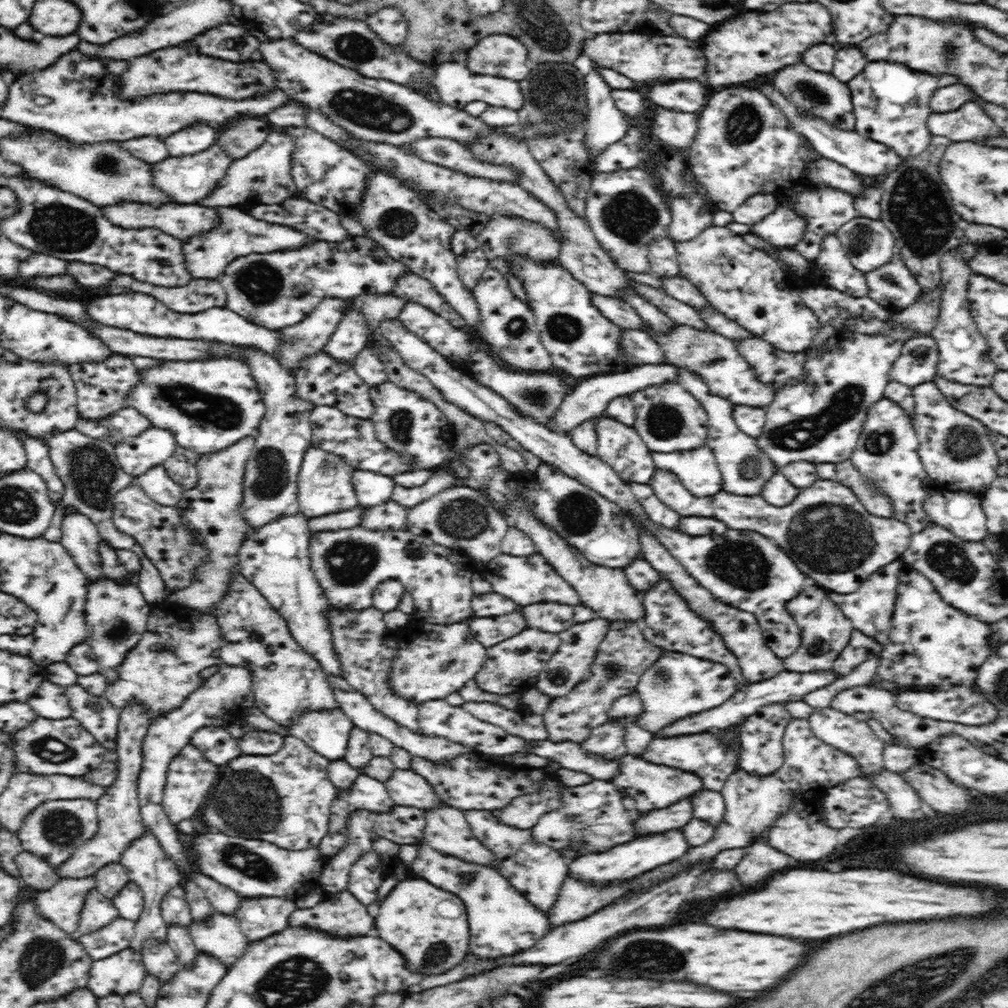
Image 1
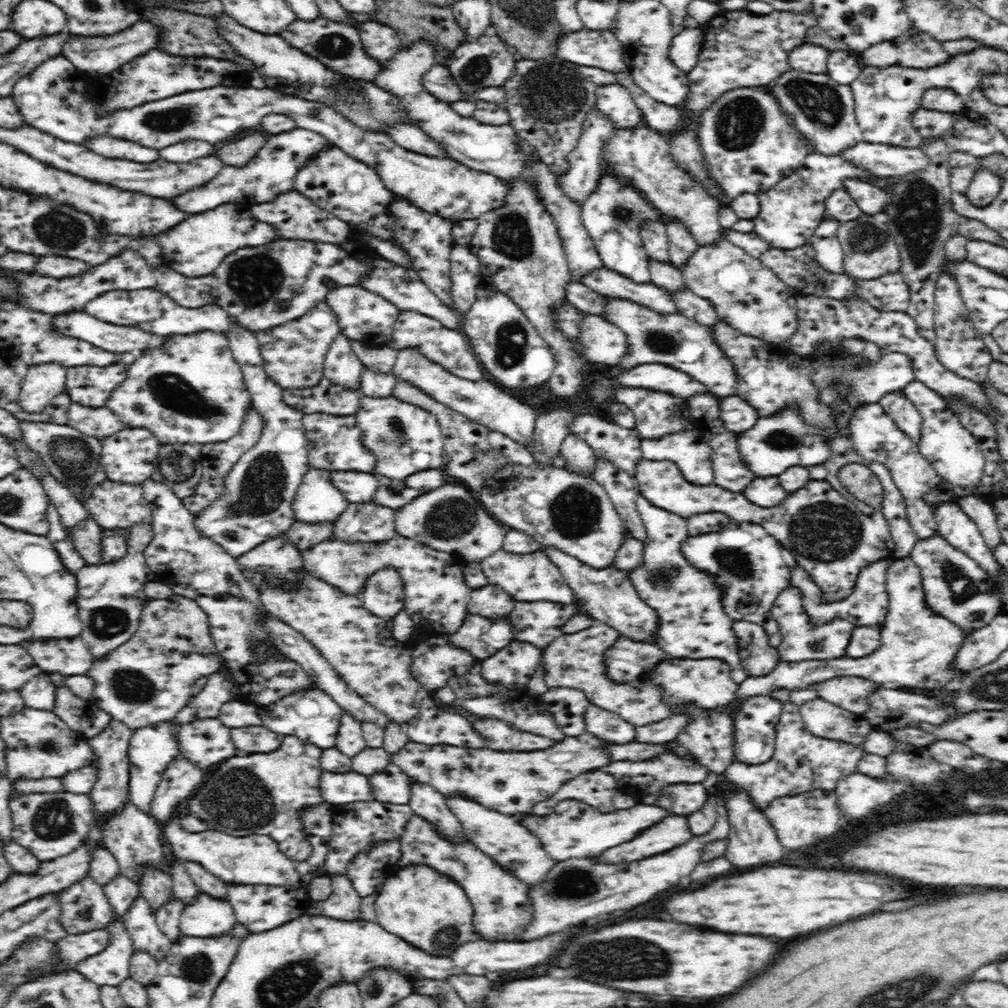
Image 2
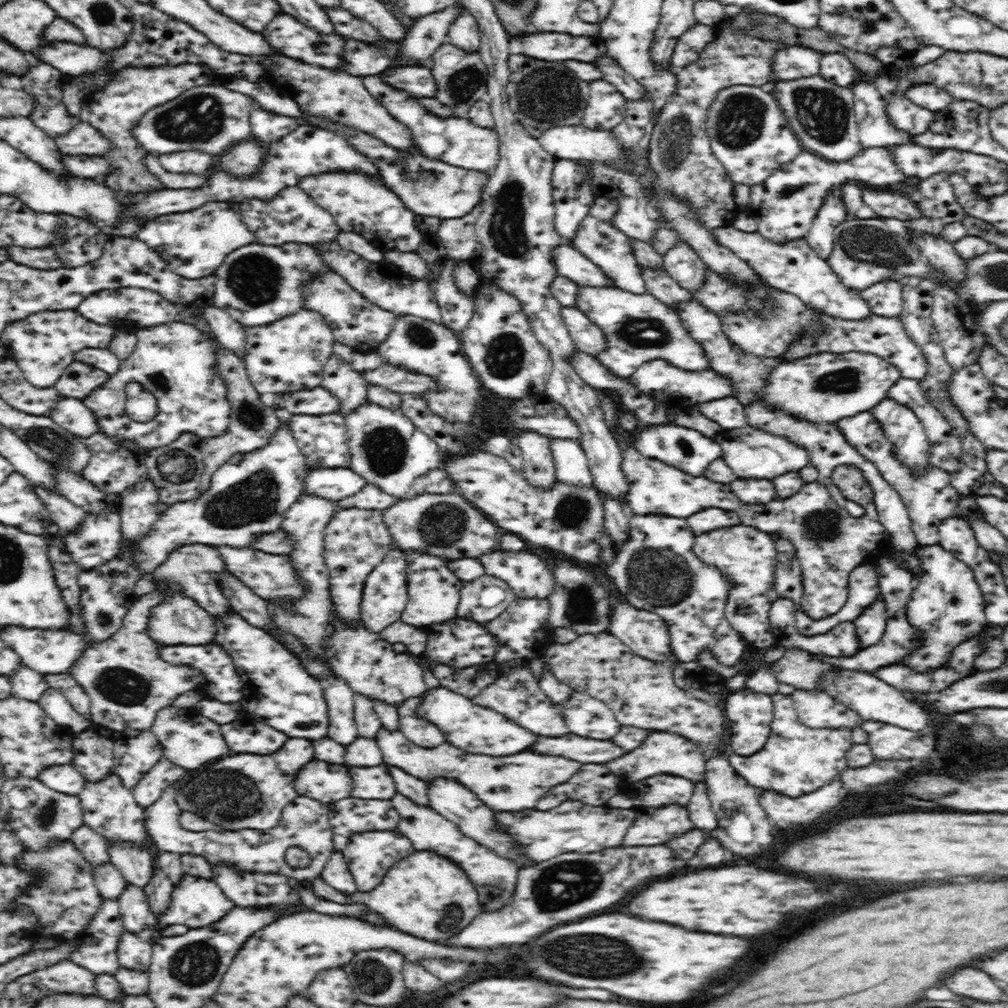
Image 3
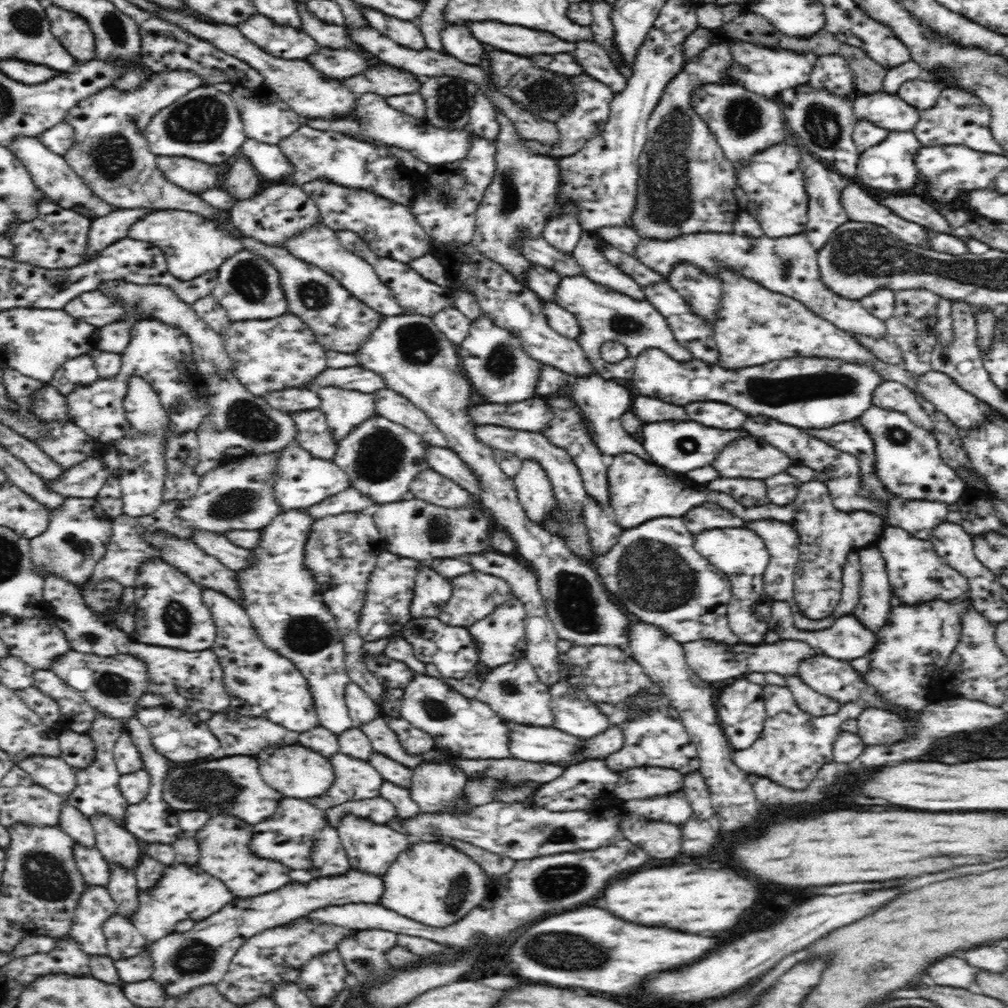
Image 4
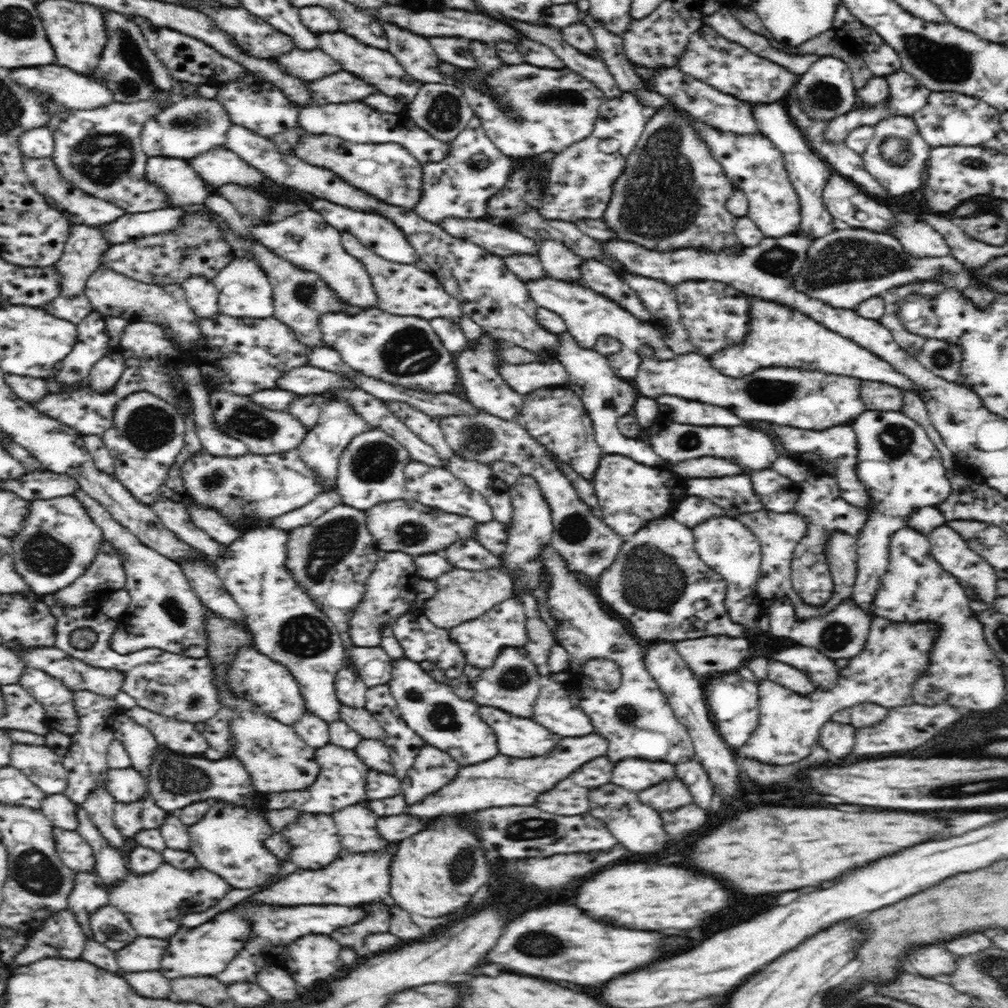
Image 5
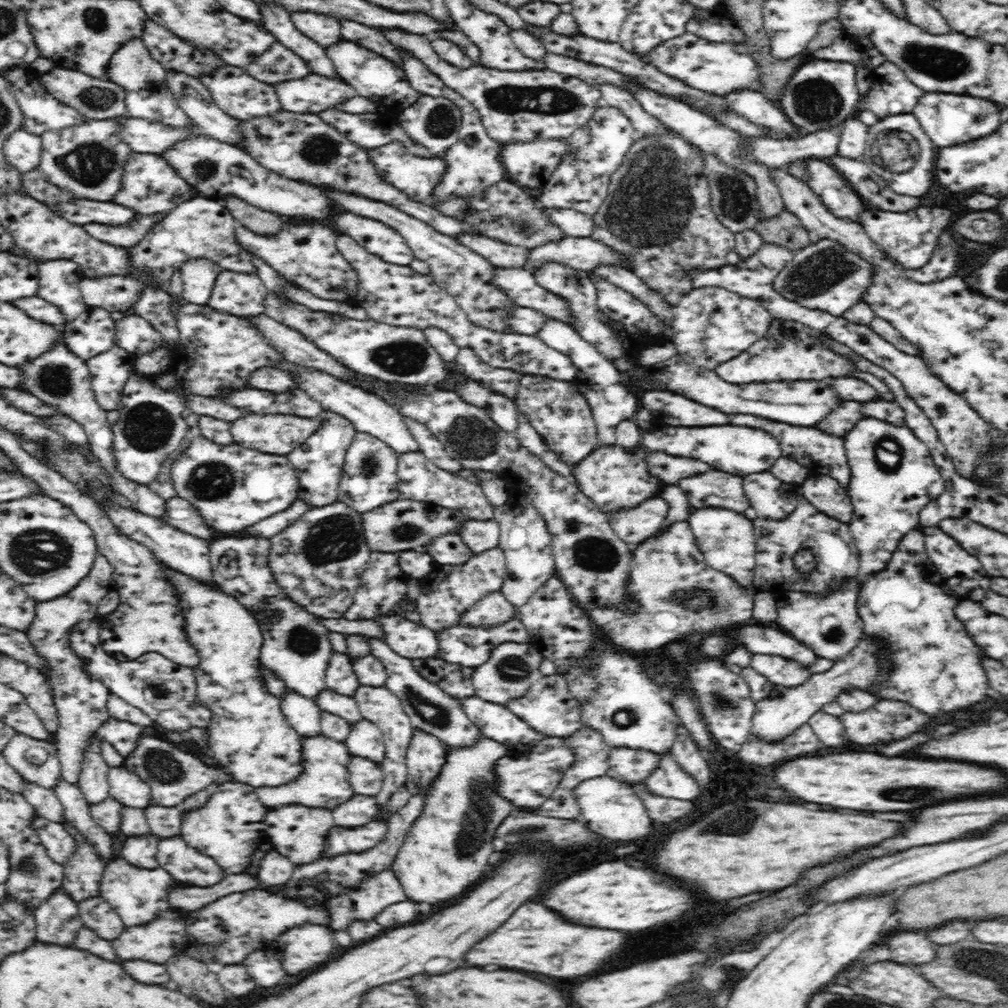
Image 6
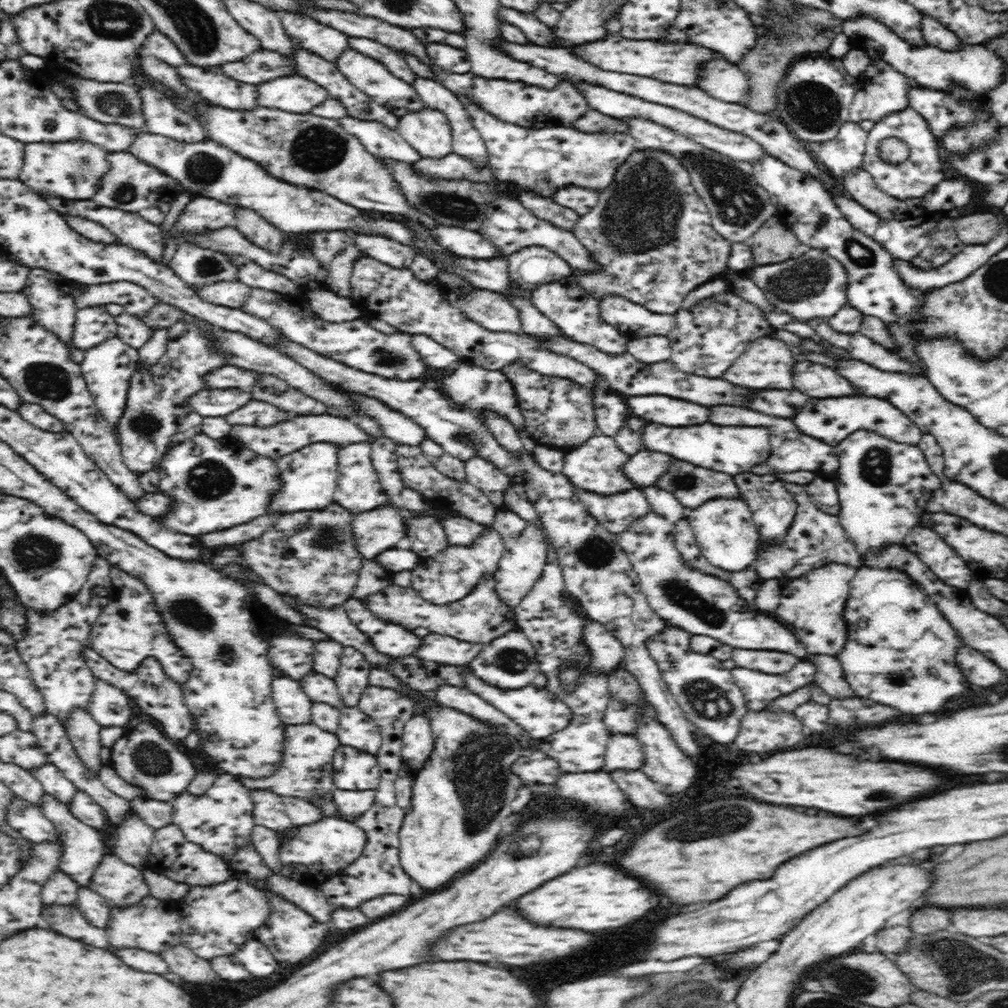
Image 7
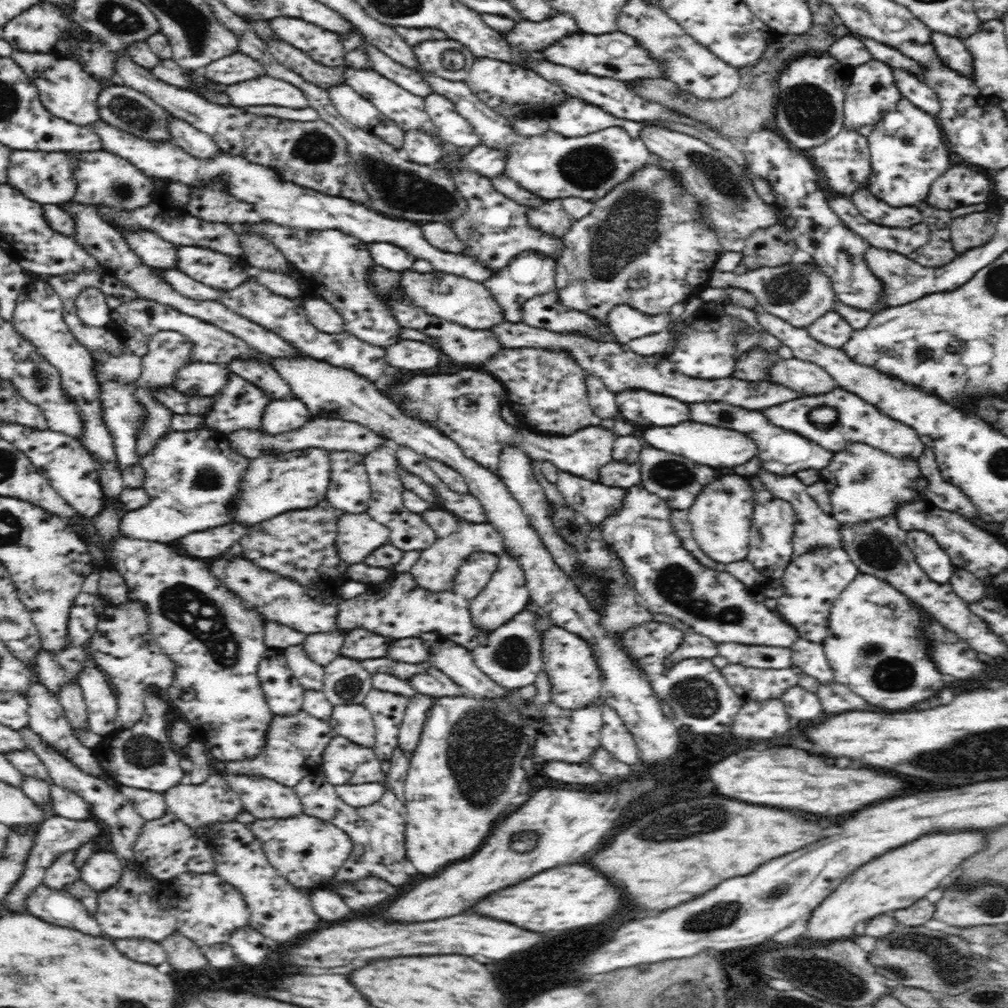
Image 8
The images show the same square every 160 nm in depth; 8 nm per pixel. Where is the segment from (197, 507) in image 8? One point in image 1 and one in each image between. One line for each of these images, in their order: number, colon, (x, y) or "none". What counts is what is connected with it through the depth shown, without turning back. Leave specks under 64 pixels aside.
1: (371, 488)
2: (358, 487)
3: (336, 484)
4: (302, 480)
5: (269, 486)
6: (235, 487)
7: (242, 482)

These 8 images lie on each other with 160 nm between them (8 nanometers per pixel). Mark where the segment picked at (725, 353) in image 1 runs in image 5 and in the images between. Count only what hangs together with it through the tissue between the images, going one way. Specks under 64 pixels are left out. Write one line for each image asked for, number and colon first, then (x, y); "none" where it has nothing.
2: (673, 339)
3: (638, 327)
4: (604, 315)
5: (587, 314)

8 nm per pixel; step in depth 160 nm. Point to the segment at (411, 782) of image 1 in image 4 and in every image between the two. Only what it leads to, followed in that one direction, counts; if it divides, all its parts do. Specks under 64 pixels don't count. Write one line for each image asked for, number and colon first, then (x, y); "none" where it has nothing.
2: (391, 785)
3: (374, 782)
4: (355, 779)

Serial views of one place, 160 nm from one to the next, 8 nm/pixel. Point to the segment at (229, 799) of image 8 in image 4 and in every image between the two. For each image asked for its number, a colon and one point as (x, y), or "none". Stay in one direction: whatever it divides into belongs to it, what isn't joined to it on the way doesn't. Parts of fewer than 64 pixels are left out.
4: (224, 841)
5: (229, 840)
6: (227, 828)
7: (220, 820)

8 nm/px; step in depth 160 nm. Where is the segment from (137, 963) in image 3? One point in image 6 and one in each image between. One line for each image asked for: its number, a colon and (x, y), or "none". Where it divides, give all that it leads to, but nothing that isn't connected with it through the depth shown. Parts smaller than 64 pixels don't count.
4: (123, 939)
5: (110, 927)
6: (96, 913)

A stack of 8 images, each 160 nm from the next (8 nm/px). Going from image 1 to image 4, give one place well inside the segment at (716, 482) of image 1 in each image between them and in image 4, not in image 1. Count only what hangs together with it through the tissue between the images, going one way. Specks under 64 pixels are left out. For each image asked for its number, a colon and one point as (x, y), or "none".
2: (692, 456)
3: (685, 448)
4: (681, 446)

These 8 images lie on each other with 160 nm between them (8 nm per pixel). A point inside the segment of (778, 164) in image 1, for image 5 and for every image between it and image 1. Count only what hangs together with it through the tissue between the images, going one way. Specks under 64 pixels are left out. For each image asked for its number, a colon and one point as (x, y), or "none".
2: (749, 145)
3: (748, 133)
4: (743, 122)
5: (727, 113)

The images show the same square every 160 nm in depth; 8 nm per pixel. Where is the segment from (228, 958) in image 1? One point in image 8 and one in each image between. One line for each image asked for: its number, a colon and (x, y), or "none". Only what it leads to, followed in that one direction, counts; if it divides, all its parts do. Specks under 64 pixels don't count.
2: (206, 916)
3: (195, 903)
4: (182, 892)
5: (154, 903)
6: (138, 895)
7: (122, 885)
8: (99, 870)

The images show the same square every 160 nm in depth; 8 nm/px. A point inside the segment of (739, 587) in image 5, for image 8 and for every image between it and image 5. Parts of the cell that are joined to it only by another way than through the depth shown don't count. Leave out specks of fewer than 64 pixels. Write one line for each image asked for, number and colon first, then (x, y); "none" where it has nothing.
6: (726, 538)
7: (724, 528)
8: (721, 520)

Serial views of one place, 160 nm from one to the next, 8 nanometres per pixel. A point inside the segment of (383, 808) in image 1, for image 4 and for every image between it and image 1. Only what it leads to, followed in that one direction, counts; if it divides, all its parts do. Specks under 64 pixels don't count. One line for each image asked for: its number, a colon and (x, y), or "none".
2: (350, 787)
3: (322, 781)
4: (295, 770)

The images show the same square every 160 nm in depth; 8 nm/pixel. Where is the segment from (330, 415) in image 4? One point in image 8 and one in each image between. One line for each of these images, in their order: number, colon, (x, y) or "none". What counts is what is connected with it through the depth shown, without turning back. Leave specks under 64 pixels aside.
5: (338, 423)
6: (318, 460)
7: (308, 477)
8: (271, 486)

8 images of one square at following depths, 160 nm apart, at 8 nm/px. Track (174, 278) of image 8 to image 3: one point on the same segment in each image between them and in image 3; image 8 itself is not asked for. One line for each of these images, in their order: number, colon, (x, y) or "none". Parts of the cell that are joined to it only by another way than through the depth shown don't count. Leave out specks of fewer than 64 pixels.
3: (257, 285)
4: (247, 286)
5: (244, 290)
6: (242, 295)
7: (231, 293)

